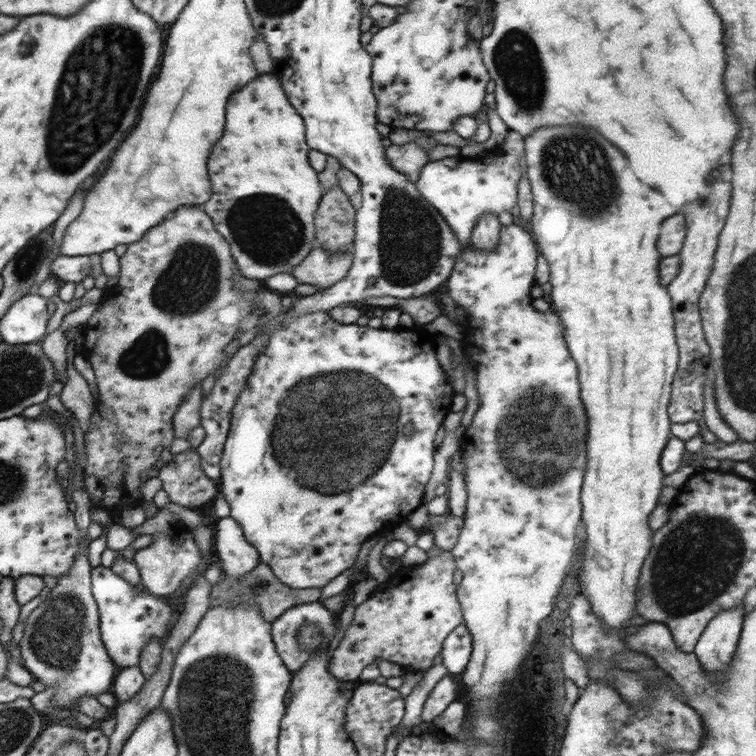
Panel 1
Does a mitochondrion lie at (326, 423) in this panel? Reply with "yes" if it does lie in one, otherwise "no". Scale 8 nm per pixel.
yes

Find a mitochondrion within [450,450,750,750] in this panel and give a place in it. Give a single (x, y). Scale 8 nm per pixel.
(697, 559)

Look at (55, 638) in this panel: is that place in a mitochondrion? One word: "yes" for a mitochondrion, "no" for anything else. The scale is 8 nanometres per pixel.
yes

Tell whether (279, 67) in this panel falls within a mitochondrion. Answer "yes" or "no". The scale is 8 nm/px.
no

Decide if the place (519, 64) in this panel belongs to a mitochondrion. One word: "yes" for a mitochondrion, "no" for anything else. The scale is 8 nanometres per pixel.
yes

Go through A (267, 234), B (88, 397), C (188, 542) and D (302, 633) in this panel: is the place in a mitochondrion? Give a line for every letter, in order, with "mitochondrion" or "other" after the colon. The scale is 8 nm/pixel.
A: mitochondrion
B: other
C: other
D: mitochondrion

